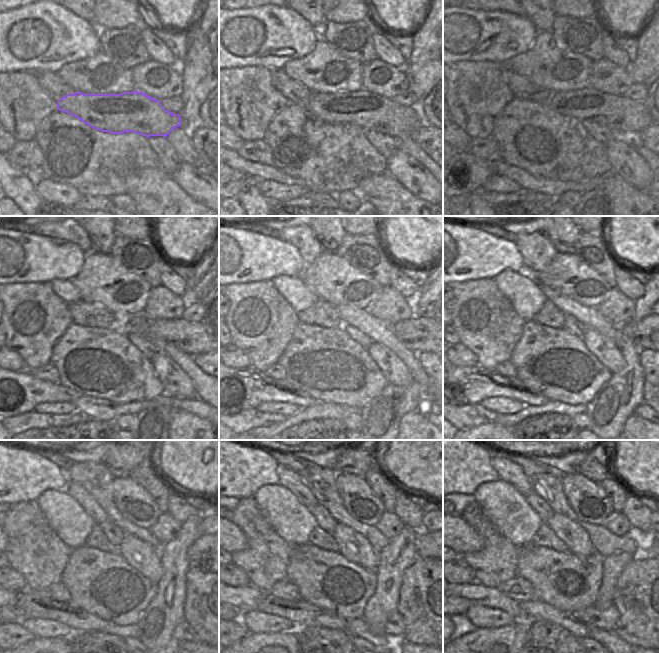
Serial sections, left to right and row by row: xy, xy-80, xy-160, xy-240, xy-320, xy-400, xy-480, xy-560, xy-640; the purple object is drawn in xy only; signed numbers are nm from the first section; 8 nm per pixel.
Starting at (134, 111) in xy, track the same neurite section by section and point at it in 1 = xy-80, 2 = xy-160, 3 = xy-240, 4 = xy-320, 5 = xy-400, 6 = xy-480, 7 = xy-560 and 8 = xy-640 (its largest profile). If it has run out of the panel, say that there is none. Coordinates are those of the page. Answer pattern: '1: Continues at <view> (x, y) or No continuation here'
1: Continues at xy-80 (369, 111)
2: Continues at xy-160 (629, 117)
3: Continues at xy-240 (193, 338)
4: Continues at xy-320 (419, 334)
5: Continues at xy-400 (646, 333)
6: Continues at xy-480 (198, 554)
7: Continues at xy-560 (422, 540)
8: Continues at xy-640 (646, 544)

